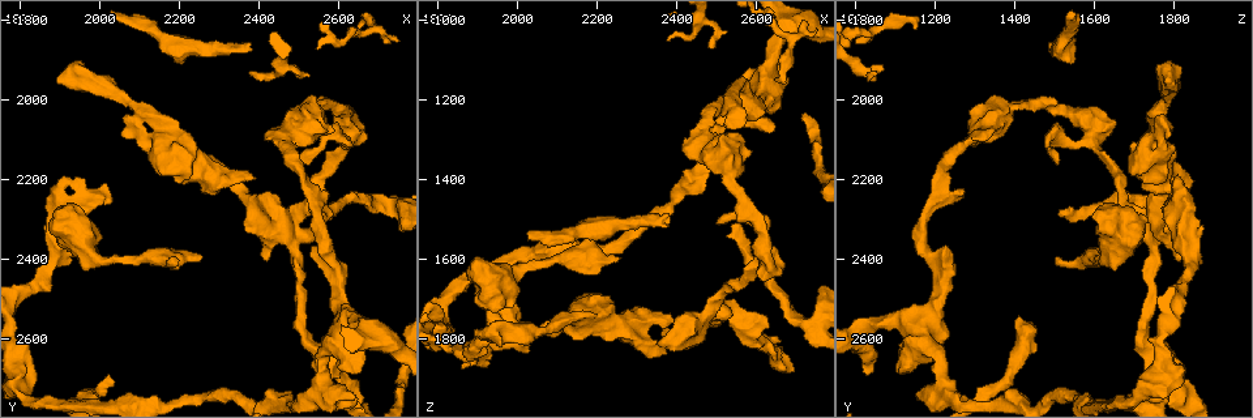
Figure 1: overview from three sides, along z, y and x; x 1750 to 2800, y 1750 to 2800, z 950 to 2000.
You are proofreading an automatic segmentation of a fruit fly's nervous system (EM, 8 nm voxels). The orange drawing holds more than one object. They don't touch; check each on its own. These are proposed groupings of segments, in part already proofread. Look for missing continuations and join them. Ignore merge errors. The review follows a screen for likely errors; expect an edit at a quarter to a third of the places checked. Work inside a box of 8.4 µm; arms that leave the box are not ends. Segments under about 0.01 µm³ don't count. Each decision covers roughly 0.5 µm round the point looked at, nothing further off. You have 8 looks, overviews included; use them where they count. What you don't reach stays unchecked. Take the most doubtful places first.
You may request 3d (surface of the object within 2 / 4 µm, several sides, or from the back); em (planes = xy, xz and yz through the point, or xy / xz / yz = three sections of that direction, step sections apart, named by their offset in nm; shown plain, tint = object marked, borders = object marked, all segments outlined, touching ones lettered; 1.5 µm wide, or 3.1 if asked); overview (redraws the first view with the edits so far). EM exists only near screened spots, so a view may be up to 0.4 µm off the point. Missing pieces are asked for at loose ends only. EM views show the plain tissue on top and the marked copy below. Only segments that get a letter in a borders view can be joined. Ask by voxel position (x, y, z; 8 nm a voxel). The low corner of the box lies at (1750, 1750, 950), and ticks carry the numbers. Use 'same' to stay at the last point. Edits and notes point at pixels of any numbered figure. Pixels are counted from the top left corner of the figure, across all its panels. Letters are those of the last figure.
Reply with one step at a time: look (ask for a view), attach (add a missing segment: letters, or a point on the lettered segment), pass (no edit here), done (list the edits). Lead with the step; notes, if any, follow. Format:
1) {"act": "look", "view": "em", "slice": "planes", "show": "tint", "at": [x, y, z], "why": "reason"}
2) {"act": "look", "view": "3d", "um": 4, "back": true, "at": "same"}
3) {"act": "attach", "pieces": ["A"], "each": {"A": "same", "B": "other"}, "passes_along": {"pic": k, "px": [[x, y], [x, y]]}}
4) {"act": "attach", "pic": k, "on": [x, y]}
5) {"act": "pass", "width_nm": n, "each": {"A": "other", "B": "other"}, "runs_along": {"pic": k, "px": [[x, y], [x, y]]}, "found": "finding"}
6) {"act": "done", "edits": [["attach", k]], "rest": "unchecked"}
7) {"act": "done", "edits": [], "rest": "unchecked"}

{"act": "look", "view": "em", "slice": "xz", "step": 4, "show": "borders", "at": [2560, 2300, 1515], "why": "long arm stops here"}

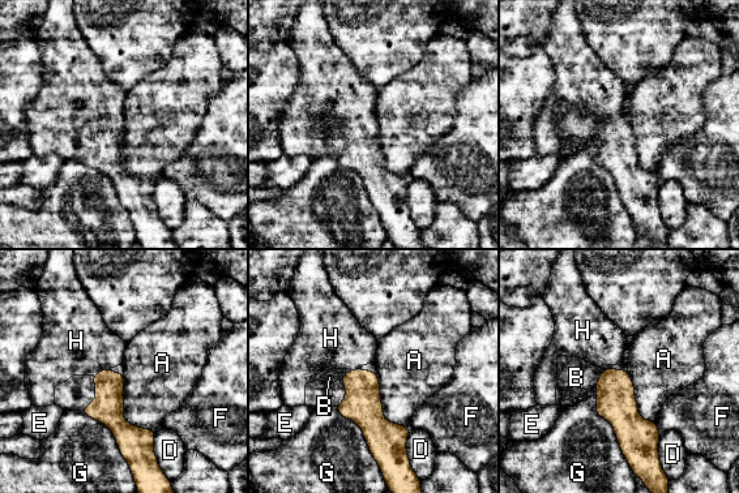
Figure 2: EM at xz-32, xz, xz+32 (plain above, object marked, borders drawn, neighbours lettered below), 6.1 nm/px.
{"act": "attach", "pieces": ["H"], "width_nm": 100, "each": {"A": "other", "B": "other", "D": "other", "E": "other", "F": "other", "G": "other", "H": "same"}, "found": "it goes on there"}

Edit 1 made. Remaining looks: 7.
{"act": "look", "view": "3d", "um": 4, "back": true, "at": [1890, 2285, 1605], "why": "branch stops here"}

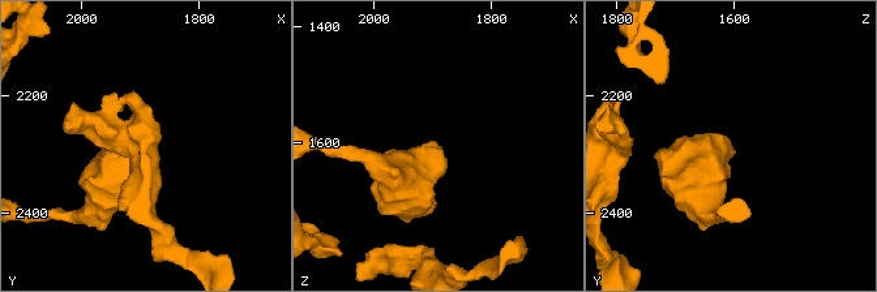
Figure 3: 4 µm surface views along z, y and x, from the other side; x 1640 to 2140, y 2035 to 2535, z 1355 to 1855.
{"act": "look", "view": "em", "slice": "yz", "step": 4, "show": "tint", "at": [1890, 2290, 1600]}

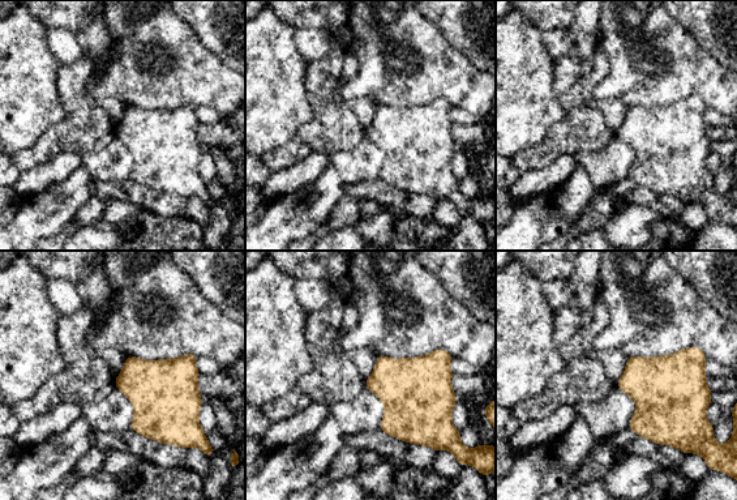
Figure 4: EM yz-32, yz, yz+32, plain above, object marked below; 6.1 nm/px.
{"act": "look", "view": "em", "slice": "planes", "show": "borders", "at": "same", "why": "cut it another way"}

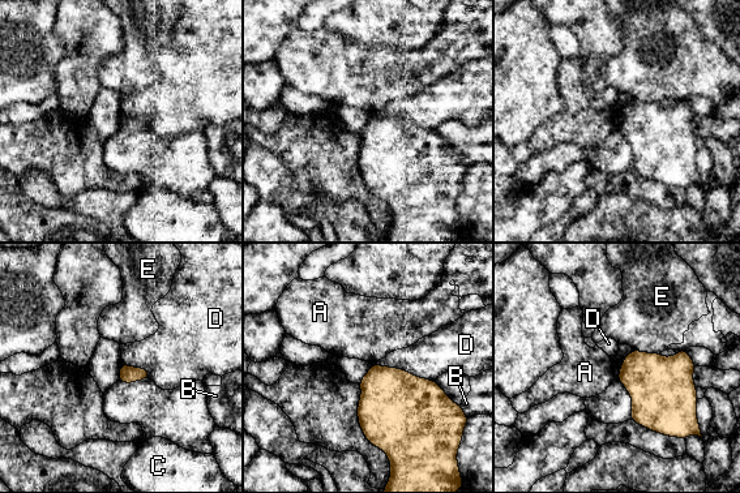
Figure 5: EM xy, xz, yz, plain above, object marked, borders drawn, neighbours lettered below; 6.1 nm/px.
{"act": "pass", "each": {"A": "other", "B": "other", "C": "other", "D": "other", "E": "other"}, "border": {"pic": 5, "px": [[373, 363], [401, 368], [433, 381]]}, "found": "no lettered segment goes on from it"}

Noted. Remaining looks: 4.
{"act": "look", "view": "3d", "um": 2, "at": [2115, 2090, 1785]}

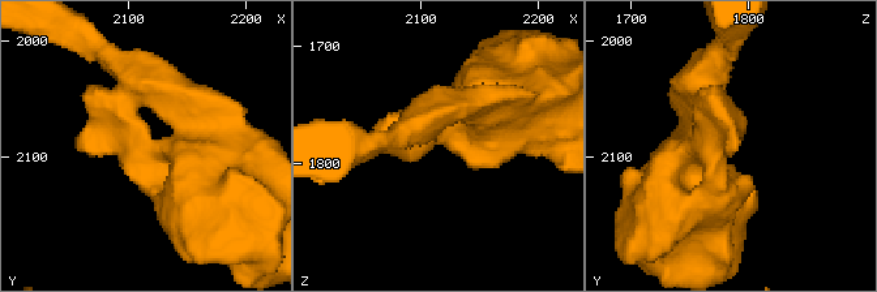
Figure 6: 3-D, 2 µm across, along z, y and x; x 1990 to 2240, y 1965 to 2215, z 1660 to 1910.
{"act": "look", "view": "em", "slice": "planes", "show": "borders", "at": [2108, 2090, 1788], "why": "now the EM"}

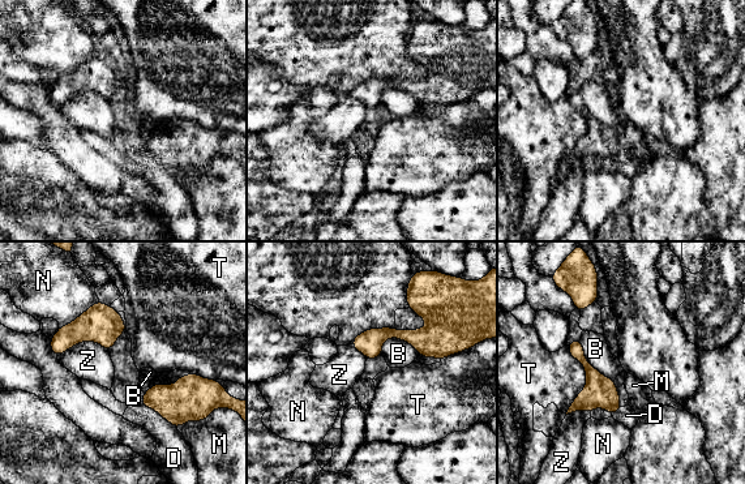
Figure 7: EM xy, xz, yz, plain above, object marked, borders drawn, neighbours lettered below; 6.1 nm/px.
{"act": "pass", "width_nm": 110, "each": {"B": "other", "D": "other", "M": "other", "N": "other", "T": "other", "Z": "other"}, "runs_along": {"pic": 7, "px": [[356, 342], [405, 334], [446, 351]]}, "found": "none of them fits"}

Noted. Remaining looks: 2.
{"act": "done", "edits": [["attach", 2]], "rest": "unchecked"}

